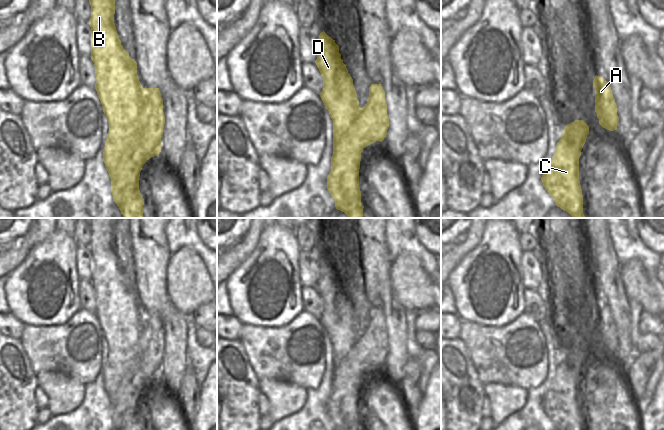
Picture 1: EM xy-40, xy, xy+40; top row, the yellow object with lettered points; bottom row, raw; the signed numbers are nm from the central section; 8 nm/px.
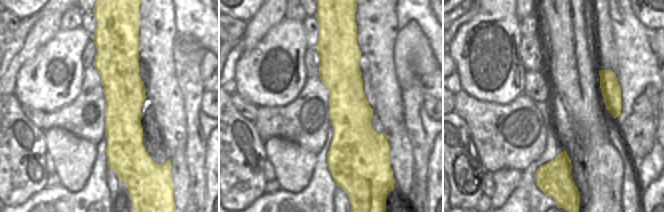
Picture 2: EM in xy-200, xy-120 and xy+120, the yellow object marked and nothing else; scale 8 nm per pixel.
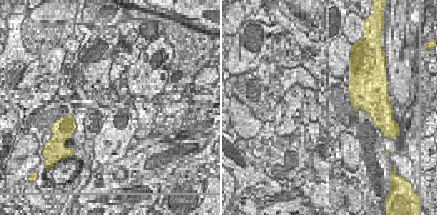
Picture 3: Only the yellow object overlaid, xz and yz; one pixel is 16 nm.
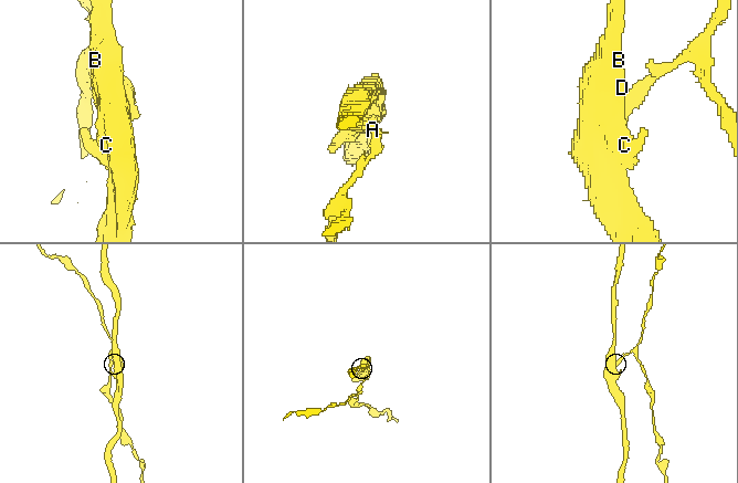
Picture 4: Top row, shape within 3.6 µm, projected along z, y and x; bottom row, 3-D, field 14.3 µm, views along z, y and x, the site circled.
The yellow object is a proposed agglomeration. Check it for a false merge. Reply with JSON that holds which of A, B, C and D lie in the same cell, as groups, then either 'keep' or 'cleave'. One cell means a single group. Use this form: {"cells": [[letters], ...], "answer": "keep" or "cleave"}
{"cells": [["A"], ["B", "C", "D"]], "answer": "cleave"}

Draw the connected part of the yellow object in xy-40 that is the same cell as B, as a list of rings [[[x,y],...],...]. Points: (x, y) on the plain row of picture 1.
[[[87,218],[91,229],[91,283],[95,289],[95,313],[103,336],[109,347],[109,355],[103,373],[103,385],[111,403],[111,417],[117,430],[143,430],[139,414],[139,401],[143,389],[155,378],[142,376],[140,372],[124,372],[122,359],[139,353],[139,339],[143,329],[143,311],[137,299],[137,287],[129,281],[121,269],[114,238],[115,225],[123,218]]]

